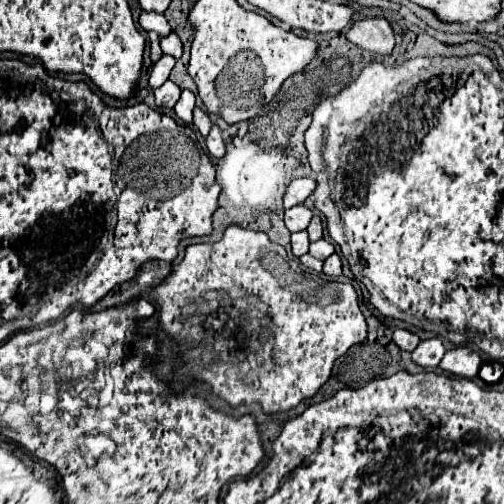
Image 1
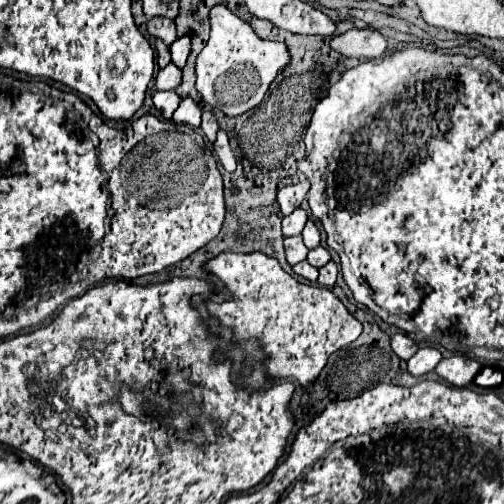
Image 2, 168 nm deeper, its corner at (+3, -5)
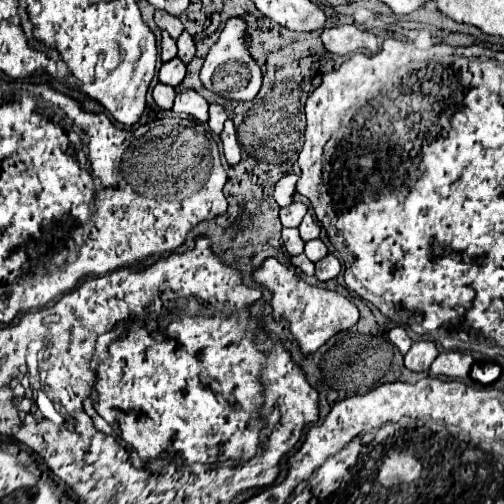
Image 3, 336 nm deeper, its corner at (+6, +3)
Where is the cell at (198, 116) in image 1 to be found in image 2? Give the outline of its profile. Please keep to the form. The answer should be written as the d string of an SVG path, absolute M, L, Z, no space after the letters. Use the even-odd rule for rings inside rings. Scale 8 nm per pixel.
M203 112L203 116L201 116L201 130L205 132L205 136L207 136L209 142L215 140L219 124L217 124L217 118L211 112Z

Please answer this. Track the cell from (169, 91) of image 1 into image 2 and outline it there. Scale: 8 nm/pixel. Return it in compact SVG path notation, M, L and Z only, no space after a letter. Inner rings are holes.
M169 90L169 92L155 92L153 94L153 104L163 114L165 120L169 120L173 116L173 112L179 106L179 102L181 102L181 98L173 90Z

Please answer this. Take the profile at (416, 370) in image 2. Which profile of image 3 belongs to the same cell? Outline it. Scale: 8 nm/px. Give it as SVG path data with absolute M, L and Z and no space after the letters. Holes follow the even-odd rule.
M420 340L420 342L412 344L408 354L404 356L404 364L412 372L428 372L430 364L434 362L436 356L438 356L436 344L428 342L428 340Z

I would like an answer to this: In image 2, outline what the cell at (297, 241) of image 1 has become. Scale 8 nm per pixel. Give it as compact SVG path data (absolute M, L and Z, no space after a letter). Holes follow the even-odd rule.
M293 236L293 238L285 238L285 252L287 252L287 262L293 266L297 262L303 262L309 250L305 248L301 236Z

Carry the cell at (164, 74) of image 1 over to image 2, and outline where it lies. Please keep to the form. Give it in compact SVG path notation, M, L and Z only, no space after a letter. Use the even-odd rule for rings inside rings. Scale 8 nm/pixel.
M169 62L165 68L159 70L157 78L155 78L155 88L157 90L175 90L181 82L181 70Z

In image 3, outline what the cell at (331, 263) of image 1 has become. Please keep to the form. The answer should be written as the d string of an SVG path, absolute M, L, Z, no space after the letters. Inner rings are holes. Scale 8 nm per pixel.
M332 254L324 256L320 262L316 262L316 278L320 282L326 282L326 280L332 280L336 278L340 272L340 262L338 258L334 258Z

